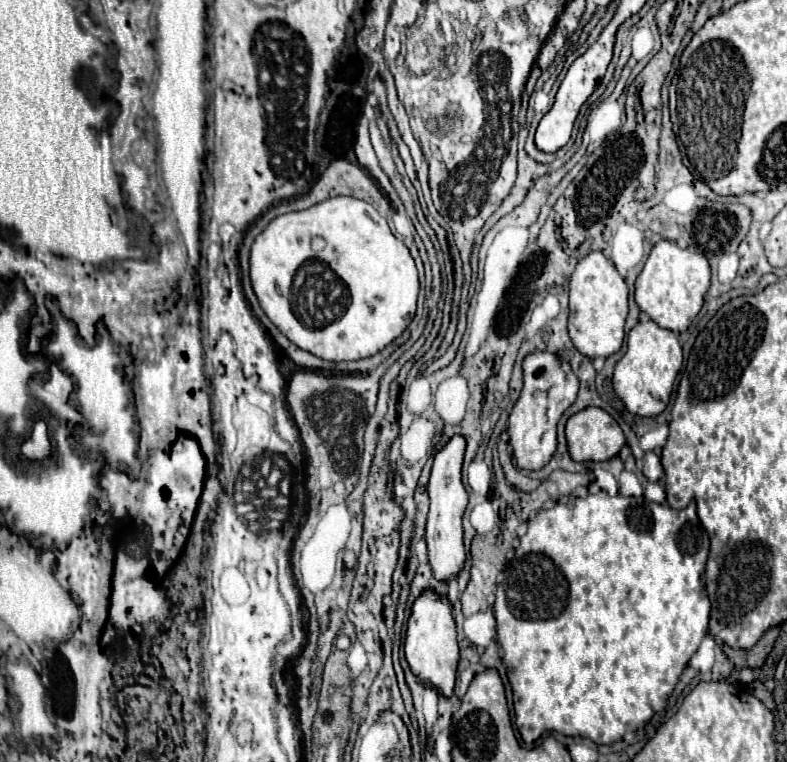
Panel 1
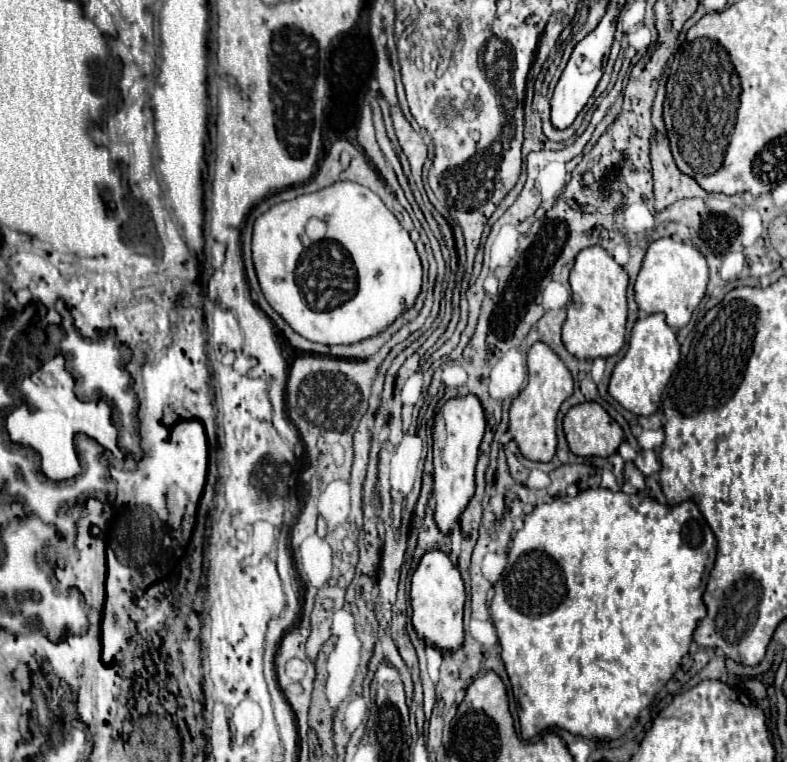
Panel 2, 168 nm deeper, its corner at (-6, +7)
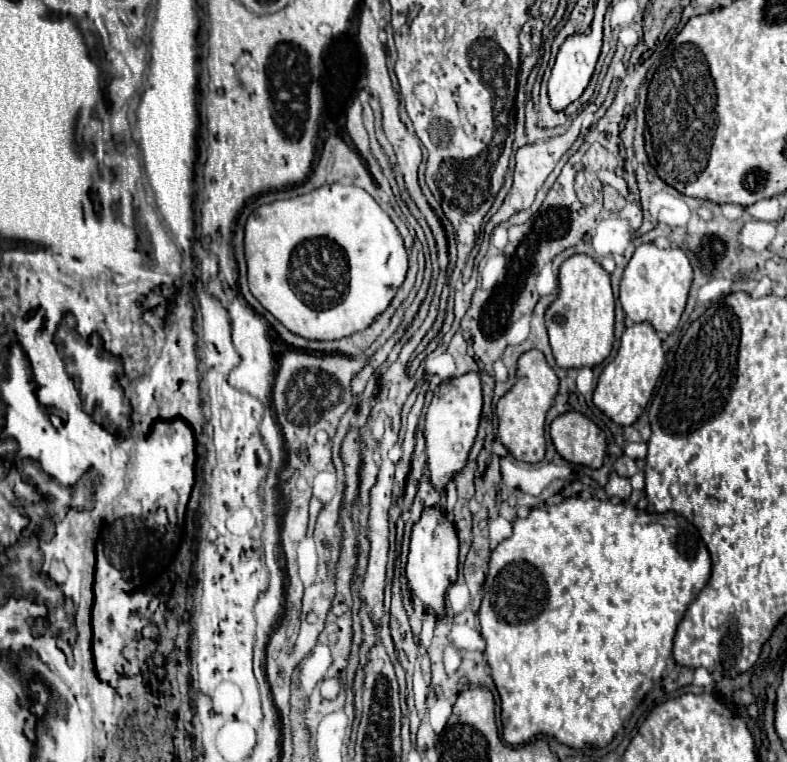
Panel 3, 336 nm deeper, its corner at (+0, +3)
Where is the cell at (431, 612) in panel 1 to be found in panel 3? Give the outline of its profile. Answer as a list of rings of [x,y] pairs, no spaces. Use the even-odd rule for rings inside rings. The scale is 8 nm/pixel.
[[[439,507],[423,509],[421,519],[413,525],[411,531],[407,579],[411,593],[419,597],[423,605],[427,605],[427,609],[437,617],[445,615],[445,591],[457,579],[457,555],[459,555],[459,537],[455,523]]]

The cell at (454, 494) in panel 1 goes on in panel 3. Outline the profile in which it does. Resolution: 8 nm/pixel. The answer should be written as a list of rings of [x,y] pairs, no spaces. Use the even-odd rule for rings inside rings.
[[[471,371],[461,377],[453,377],[447,383],[441,383],[433,391],[433,401],[425,415],[425,439],[427,439],[427,457],[431,483],[435,489],[443,489],[451,477],[463,469],[469,449],[477,435],[477,425],[481,419],[481,375]]]

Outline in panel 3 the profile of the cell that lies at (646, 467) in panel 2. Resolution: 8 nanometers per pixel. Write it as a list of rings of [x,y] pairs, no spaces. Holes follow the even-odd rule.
[[[625,455],[615,461],[613,469],[615,469],[615,473],[617,473],[619,477],[633,477],[633,475],[639,471],[637,461],[635,461],[635,459],[629,459],[629,457],[625,457]]]

